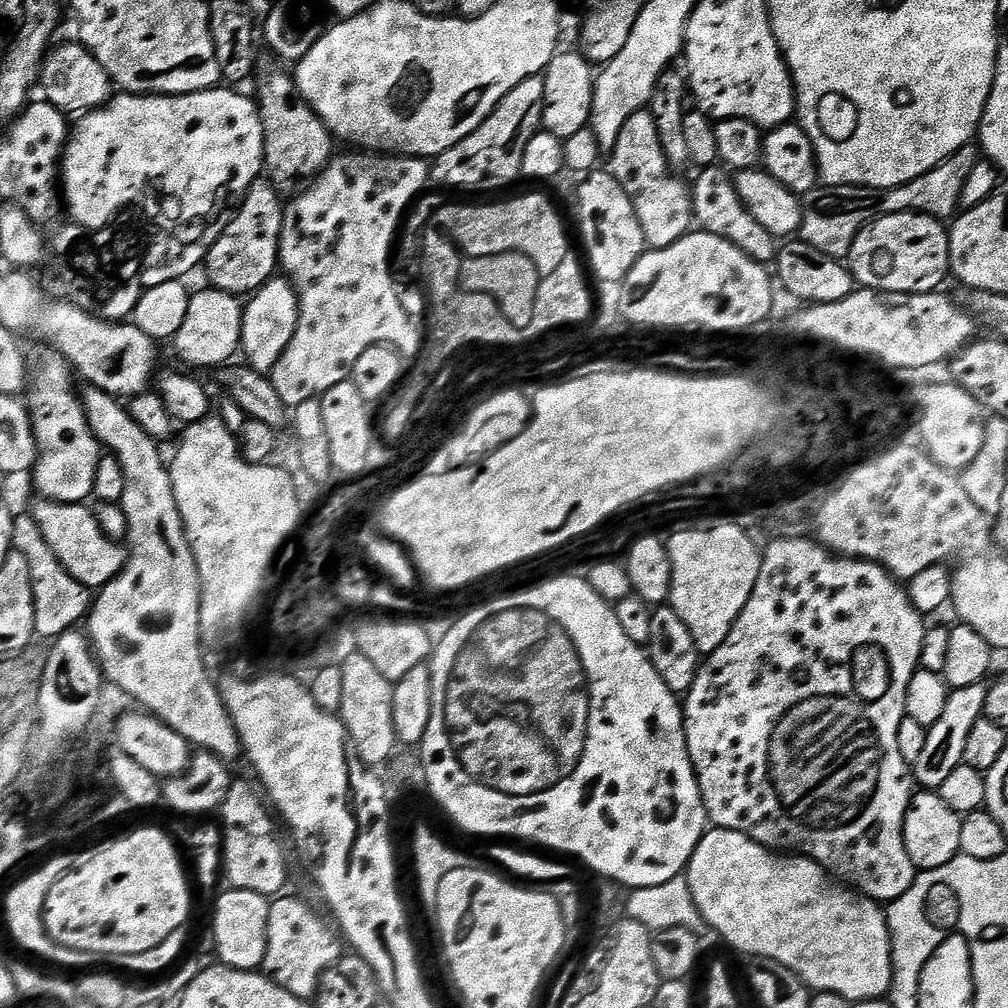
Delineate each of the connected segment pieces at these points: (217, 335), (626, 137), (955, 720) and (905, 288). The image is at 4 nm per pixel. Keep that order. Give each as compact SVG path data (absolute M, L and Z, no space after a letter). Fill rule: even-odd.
M204 286L201 292L193 291L188 298L186 318L174 337L176 356L192 368L216 368L227 365L232 355L241 351L242 318L244 304L229 292Z
M651 111L634 114L622 126L618 142L610 153L610 171L626 190L626 198L634 205L638 226L642 226L642 238L649 249L674 246L683 236L688 235L694 224L692 214L692 193L689 185L683 184L681 177L672 171L666 162L662 142L658 142L658 126L654 126Z
M982 683L949 691L946 710L942 714L942 718L938 718L938 722L934 722L934 726L928 729L926 747L922 750L922 755L914 766L914 780L921 789L940 789L942 782L946 782L946 778L950 778L950 774L954 774L954 770L958 770L958 766L964 763L970 734L984 716L988 690L989 685Z
M903 212L902 214L879 215L875 217L854 238L852 253L848 256L852 279L860 288L872 288L876 292L901 292L913 296L919 292L935 292L940 283L950 276L948 259L949 229L933 216L923 216L920 212Z

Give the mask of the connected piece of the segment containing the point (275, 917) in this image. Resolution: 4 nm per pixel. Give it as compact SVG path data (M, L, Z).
M281 894L270 903L270 922L266 922L266 958L263 975L269 976L282 990L311 1001L316 995L322 974L334 966L342 955L342 940L328 929L323 918L304 900Z

